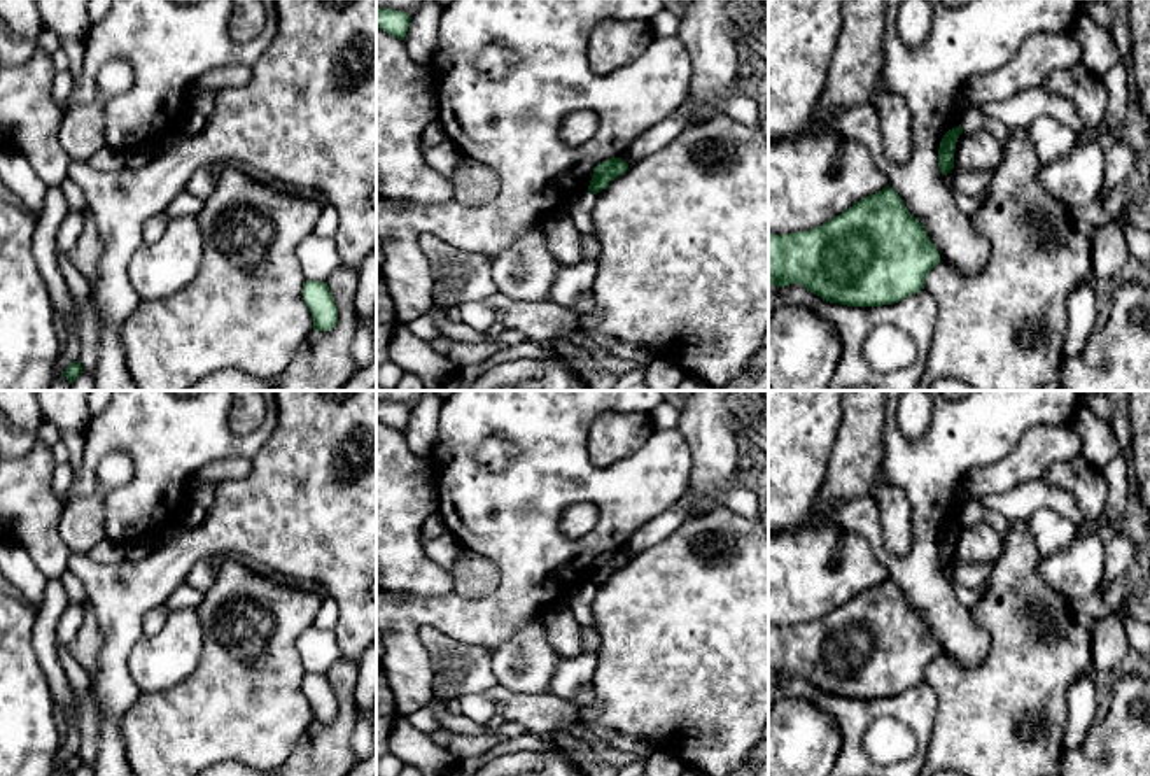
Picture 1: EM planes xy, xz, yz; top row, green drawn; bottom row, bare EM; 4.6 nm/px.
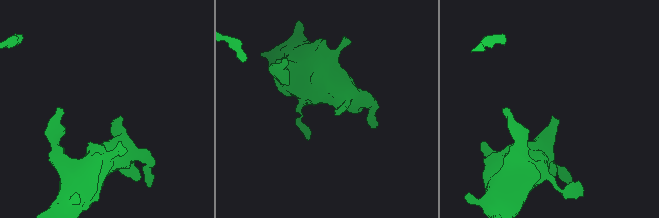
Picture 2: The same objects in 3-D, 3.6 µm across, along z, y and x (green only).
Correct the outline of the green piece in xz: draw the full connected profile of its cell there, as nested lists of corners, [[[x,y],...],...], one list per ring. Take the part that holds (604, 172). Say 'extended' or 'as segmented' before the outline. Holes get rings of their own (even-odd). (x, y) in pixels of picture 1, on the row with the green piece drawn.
as segmented; [[[613,158],[602,161],[595,166],[588,191],[597,194],[599,191],[606,189],[611,180],[623,175],[628,170],[628,165],[621,158]]]

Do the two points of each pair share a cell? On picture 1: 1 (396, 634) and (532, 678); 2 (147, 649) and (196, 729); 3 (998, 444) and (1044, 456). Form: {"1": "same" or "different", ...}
{"1": "different", "2": "different", "3": "different"}

